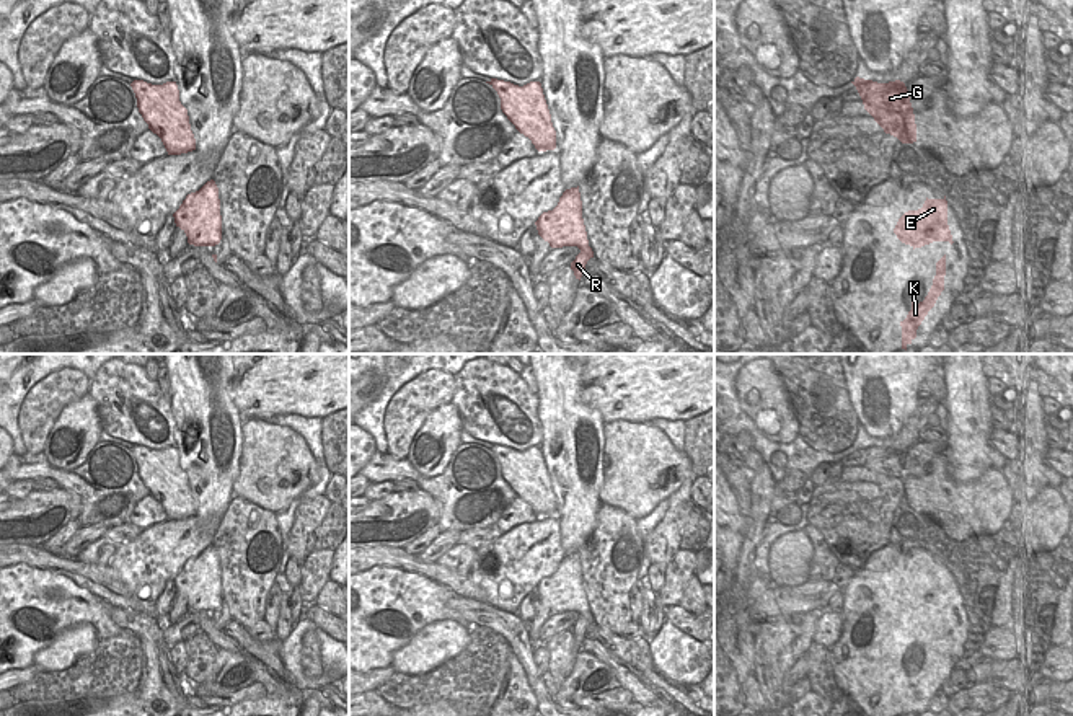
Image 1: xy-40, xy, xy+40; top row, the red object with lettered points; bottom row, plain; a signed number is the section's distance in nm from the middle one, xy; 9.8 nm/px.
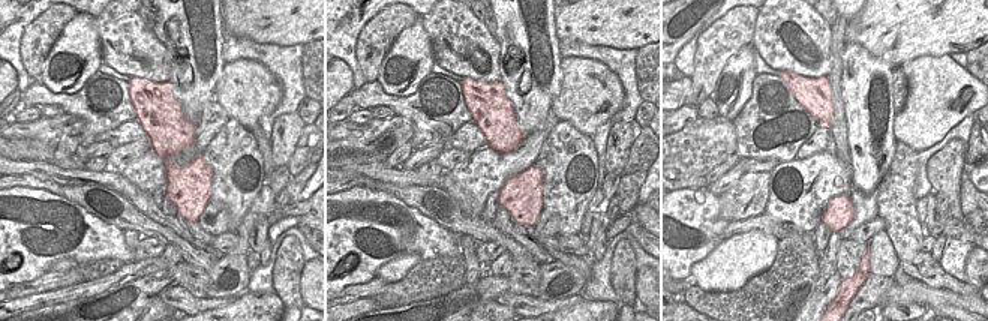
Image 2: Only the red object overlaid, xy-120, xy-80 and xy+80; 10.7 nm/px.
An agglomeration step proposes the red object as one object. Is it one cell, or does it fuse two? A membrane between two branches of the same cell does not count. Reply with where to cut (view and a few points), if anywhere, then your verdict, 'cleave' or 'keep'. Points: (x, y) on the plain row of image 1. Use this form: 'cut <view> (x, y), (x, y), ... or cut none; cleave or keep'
cut xy (587, 610), (579, 614); cleave

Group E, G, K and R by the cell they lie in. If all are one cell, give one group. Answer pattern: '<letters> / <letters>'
E G / K R

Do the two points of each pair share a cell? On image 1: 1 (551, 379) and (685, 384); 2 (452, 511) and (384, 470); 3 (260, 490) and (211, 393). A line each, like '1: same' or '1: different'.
1: different
2: same
3: different

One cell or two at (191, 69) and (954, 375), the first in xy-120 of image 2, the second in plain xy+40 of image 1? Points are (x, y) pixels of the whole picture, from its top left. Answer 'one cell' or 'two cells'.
two cells

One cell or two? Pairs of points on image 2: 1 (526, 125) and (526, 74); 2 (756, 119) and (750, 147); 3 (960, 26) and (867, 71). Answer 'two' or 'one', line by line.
1: one
2: one
3: two

